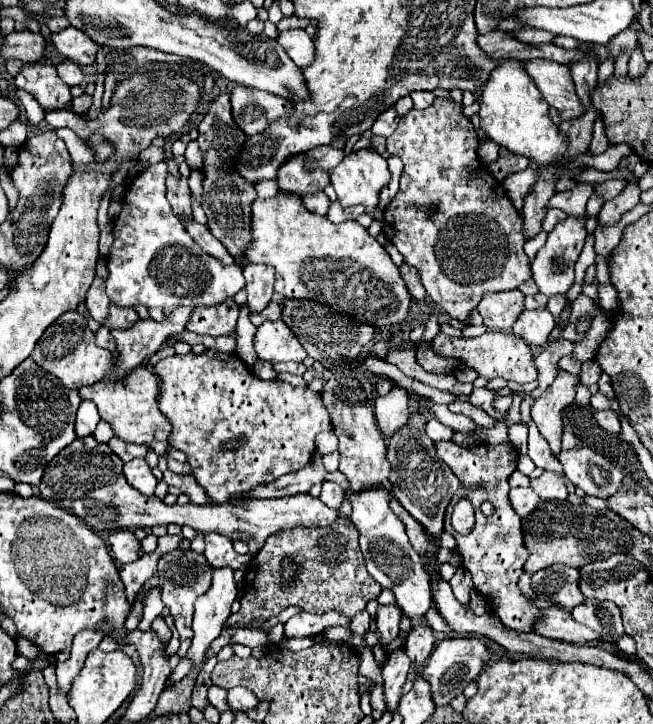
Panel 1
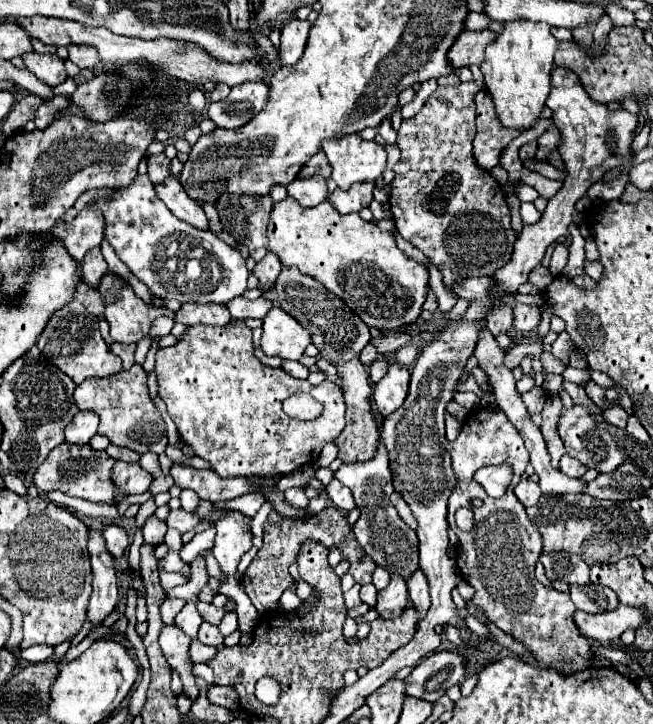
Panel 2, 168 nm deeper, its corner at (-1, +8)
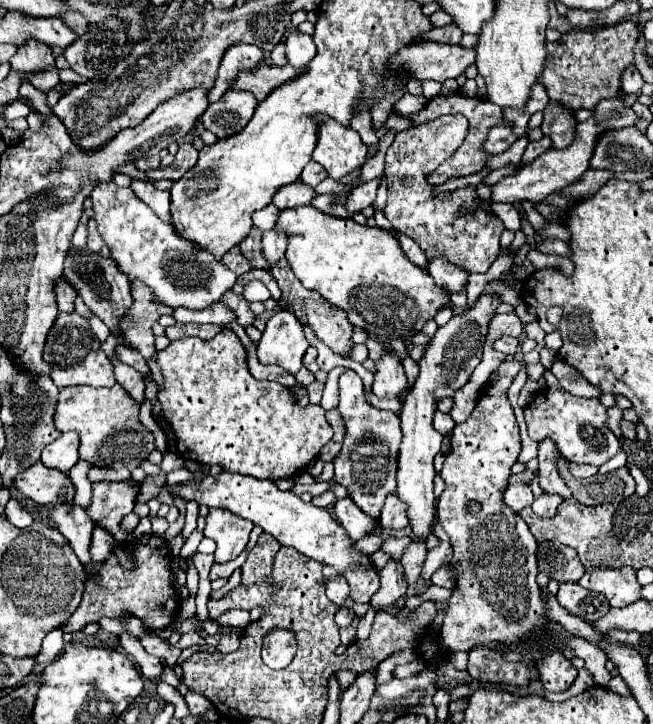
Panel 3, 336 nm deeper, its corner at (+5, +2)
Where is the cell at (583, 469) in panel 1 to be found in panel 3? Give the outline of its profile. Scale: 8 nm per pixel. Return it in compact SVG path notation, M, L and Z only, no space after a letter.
M559 385L543 387L539 393L535 393L533 401L525 407L525 420L531 439L553 439L559 453L573 463L587 463L599 467L621 449L619 439L607 427L607 407L601 405L599 399L575 397Z

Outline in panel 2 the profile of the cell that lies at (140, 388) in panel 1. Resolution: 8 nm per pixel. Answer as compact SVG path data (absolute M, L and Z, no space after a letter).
M133 365L129 371L123 369L115 375L109 377L93 377L85 379L83 383L77 385L75 389L75 403L79 409L93 409L101 423L99 423L99 433L107 435L111 443L129 447L137 453L153 451L153 453L163 453L167 447L167 433L165 433L165 423L161 419L159 409L153 405L147 389L147 373L143 365Z

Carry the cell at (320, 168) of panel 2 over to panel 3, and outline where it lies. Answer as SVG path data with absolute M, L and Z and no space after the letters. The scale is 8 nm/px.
M309 161L309 163L305 165L303 173L301 173L303 183L305 183L305 185L309 185L309 187L315 187L315 185L317 185L317 183L321 183L325 177L327 177L325 169L321 169L321 165L317 165L315 161Z

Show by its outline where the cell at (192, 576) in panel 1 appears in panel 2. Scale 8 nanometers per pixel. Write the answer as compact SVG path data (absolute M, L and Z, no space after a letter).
M165 625L161 635L159 635L159 645L173 669L179 671L181 681L183 681L183 691L195 699L197 697L197 685L195 685L195 675L193 675L193 661L189 657L189 643L191 639L177 627L177 625Z

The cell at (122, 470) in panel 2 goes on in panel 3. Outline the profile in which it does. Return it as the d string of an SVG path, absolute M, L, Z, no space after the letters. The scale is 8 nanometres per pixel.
M127 481L121 483L95 483L93 497L87 507L89 517L109 531L117 541L125 541L125 533L121 531L121 519L133 511L137 497L137 489Z

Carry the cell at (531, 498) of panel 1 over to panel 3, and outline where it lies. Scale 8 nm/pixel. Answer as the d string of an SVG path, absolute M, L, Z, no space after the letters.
M515 483L515 485L509 485L503 491L503 501L513 511L521 511L521 509L525 509L525 507L529 507L533 503L533 493L531 493L529 485Z

